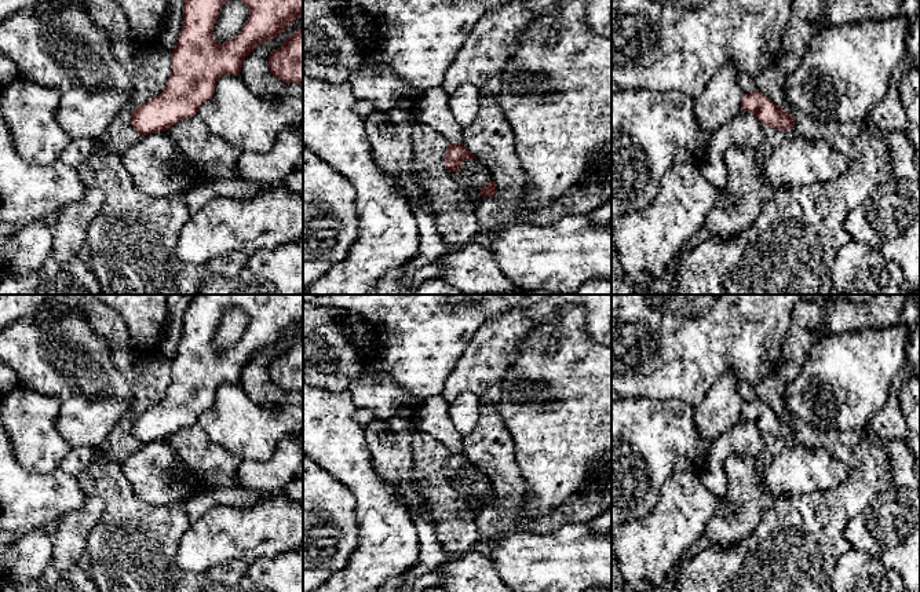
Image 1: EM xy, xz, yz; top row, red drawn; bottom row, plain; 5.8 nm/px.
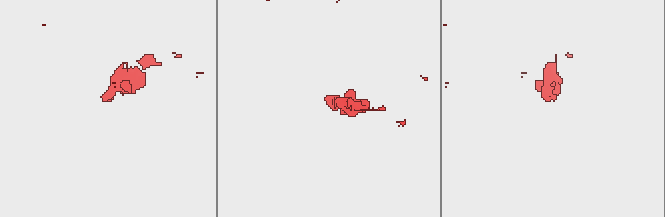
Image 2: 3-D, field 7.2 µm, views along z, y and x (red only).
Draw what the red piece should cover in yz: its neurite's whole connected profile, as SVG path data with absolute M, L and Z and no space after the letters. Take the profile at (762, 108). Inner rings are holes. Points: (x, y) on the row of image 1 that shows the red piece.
M757 89L752 94L744 94L741 106L744 110L752 113L763 125L777 129L791 129L795 125L793 117L785 107L775 105Z

